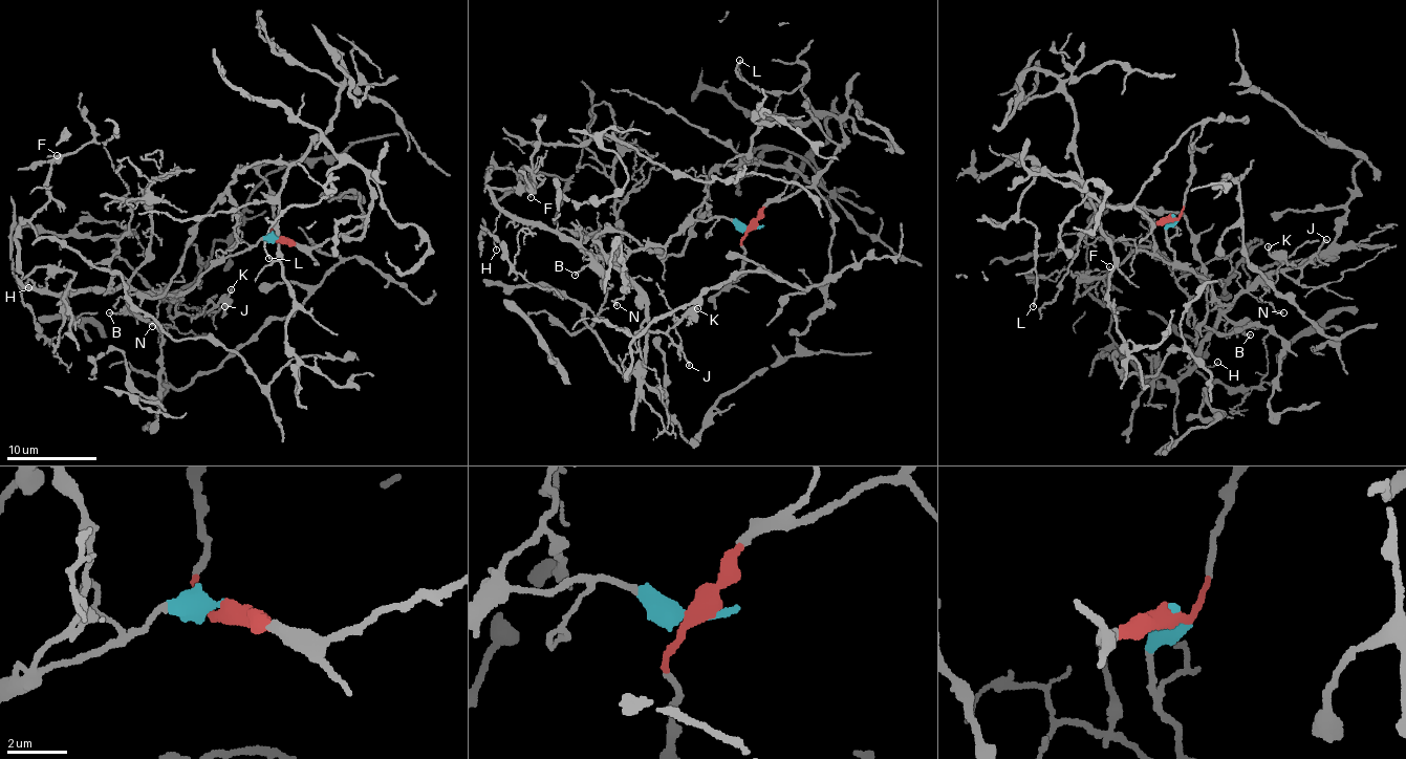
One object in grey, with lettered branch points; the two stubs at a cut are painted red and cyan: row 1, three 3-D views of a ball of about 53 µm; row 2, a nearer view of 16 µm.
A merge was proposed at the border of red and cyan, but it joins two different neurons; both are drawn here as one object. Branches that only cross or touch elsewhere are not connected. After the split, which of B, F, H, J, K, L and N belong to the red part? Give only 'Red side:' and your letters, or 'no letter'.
Red side: L

